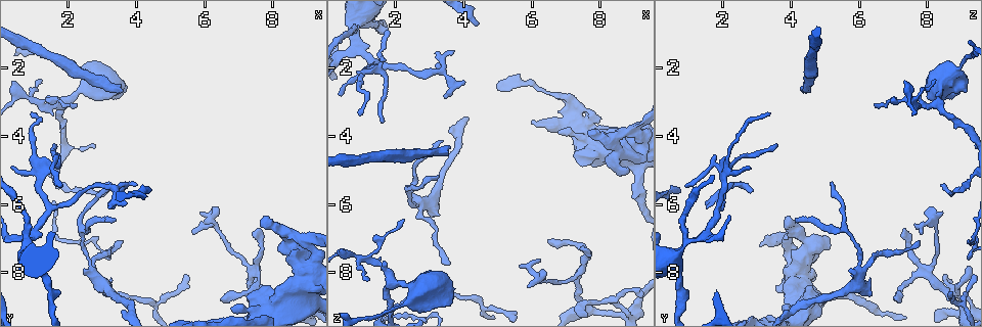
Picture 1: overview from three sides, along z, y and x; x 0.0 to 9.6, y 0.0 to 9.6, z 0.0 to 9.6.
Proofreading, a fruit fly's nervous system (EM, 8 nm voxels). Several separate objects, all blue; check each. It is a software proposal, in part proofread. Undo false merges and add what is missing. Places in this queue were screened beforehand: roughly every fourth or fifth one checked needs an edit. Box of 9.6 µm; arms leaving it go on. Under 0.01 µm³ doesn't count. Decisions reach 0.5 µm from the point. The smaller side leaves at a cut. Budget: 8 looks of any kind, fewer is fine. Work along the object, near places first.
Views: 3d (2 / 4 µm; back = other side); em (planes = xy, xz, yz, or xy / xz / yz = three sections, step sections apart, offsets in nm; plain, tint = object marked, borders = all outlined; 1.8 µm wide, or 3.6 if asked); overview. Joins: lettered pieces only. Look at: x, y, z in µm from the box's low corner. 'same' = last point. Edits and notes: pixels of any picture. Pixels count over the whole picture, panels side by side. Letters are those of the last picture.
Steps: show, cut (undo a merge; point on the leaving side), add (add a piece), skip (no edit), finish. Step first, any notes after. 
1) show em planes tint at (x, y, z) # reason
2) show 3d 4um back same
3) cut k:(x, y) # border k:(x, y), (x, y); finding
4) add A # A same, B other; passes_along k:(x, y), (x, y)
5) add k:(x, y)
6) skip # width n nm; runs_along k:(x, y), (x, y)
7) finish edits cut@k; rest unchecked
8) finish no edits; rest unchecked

show em planes borders at (0.85, 7.05, 1.35) # thick turns thin

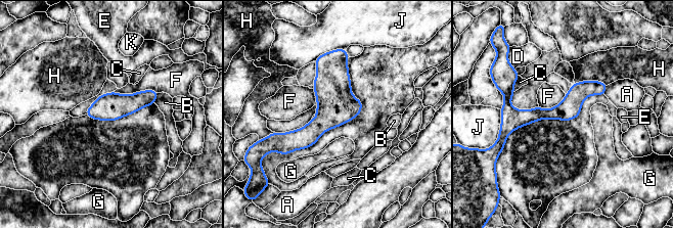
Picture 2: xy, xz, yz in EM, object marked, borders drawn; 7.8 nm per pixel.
skip # width 170 nm; A other, B other, C other, D other, E other, F other, G other, H other, J other, K other; runs_along 2:(332, 53), (332, 109), (287, 149); all the same neuron

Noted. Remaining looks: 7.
show 3d 4um back at (3.25, 6.10, 2.00) # free end

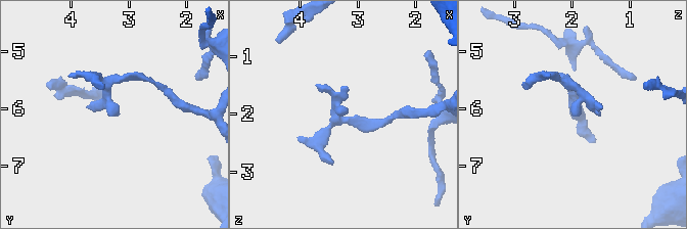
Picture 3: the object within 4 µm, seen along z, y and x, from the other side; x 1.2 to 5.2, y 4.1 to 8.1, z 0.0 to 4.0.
show em planes tint at (3.25, 6.15, 2.00)

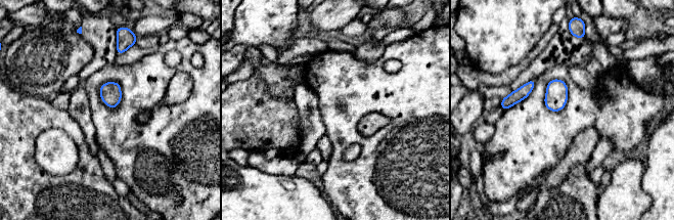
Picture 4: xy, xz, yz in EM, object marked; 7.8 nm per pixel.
show em planes borders same # see the neighbours

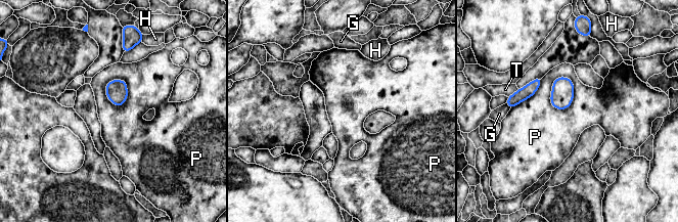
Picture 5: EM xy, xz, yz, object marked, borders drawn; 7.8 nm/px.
skip # width 160 nm; longest_contact P 280 nm; G other, H other, P other, T other; no lettered piece goes on from it

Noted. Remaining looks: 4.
show em xy step 4 tint at (1.80, 5.40, 0.90) # branch stops here

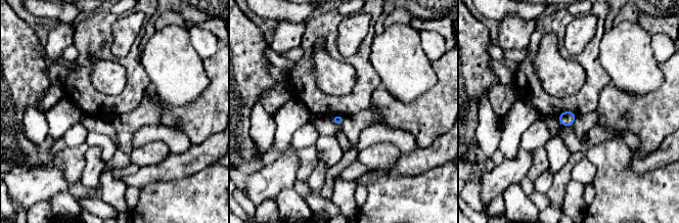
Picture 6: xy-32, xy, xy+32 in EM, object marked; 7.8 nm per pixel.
show em yz step 8 borders same

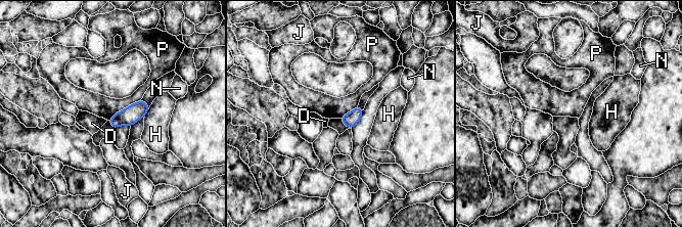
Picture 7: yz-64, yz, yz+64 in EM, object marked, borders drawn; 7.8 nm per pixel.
skip # D other, H other, J other, N other, P other; border 7:(140, 99), (119, 110), (108, 120); no lettered piece goes on from it

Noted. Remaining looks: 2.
finish no edits; rest unchecked

